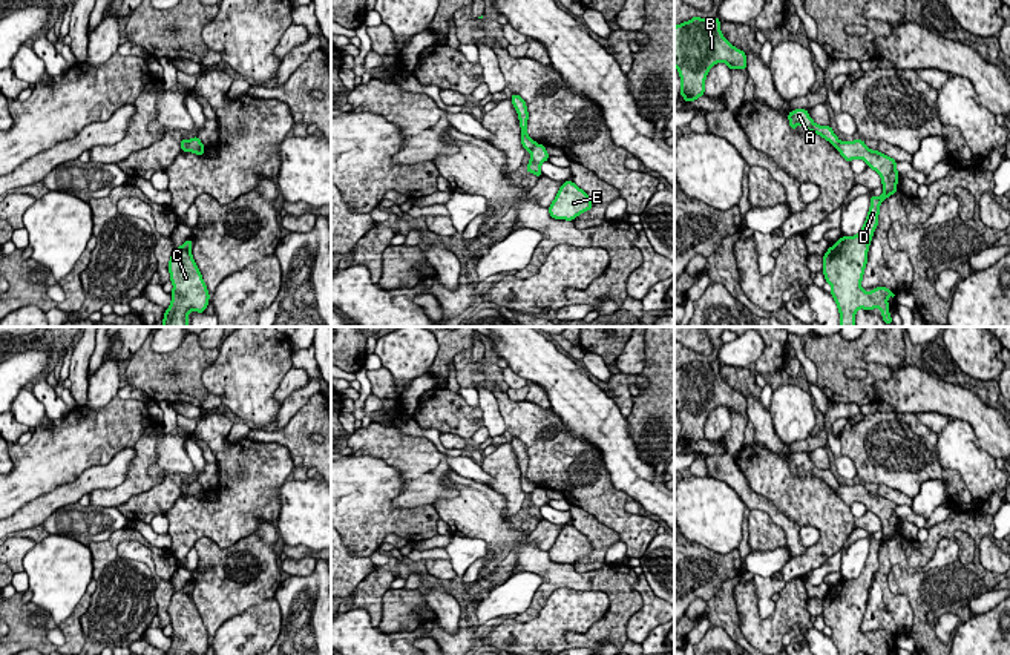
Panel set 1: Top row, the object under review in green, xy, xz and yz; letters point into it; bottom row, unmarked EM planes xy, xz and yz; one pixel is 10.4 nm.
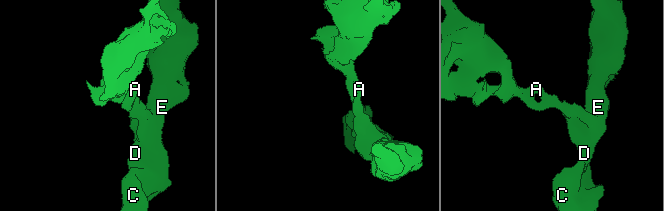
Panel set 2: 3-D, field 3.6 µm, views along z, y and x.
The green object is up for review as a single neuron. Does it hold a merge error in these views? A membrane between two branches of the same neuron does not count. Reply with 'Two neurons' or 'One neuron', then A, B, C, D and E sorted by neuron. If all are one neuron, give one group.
Two neurons. Groups: A B / C D E

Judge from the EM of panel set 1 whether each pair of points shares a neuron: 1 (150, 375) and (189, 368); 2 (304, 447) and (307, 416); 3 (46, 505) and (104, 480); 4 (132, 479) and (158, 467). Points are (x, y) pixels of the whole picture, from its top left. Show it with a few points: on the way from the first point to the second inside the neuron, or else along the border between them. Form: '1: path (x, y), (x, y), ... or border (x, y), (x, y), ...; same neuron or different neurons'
1: path (160, 365), (180, 364); same neuron
2: path (304, 439), (304, 424); same neuron
3: path (60, 497), (91, 480); same neuron
4: border (157, 436), (157, 459), (147, 470), (154, 480); different neurons

